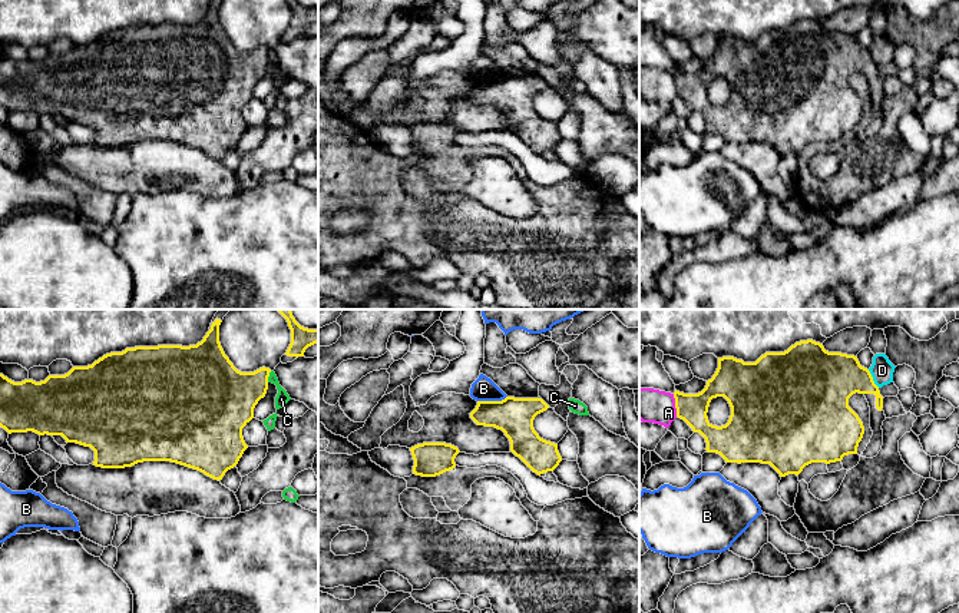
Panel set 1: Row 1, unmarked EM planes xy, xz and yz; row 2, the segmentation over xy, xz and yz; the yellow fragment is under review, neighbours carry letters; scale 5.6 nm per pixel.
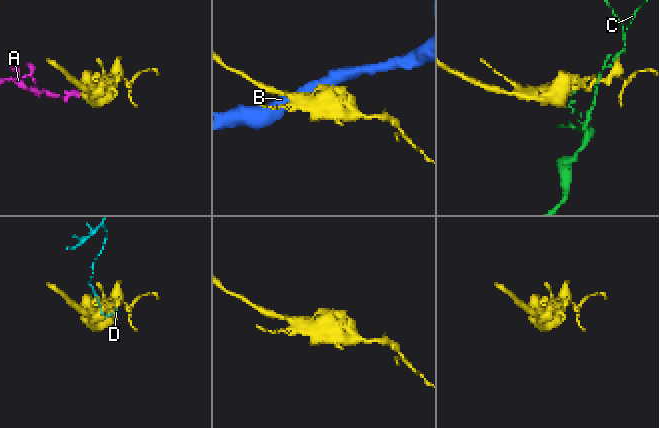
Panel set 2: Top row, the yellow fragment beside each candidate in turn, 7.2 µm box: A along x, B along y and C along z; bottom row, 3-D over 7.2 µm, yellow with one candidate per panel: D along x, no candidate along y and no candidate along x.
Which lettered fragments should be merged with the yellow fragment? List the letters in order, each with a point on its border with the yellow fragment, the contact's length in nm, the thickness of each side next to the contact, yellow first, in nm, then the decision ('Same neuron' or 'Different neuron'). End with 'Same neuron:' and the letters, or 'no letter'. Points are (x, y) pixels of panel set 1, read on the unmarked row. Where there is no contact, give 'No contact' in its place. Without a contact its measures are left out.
A: Touches yellow at yz (675, 85). Shared border 130 nm. Thickness 170 nm (yellow) against 190 nm. Different neuron
B: Touches yellow at xz (492, 80). Shared border 170 nm. Thickness 220 nm (yellow) against 140 nm. Different neuron
C: Touches yellow at xy (268, 55). Shared border 70 nm. Thickness 300 nm (yellow) against 70 nm. Different neuron
D: Touches yellow at yz (872, 58). Shared border 120 nm. Thickness 320 nm (yellow) against 130 nm. Different neuron
Same neuron: no letter

